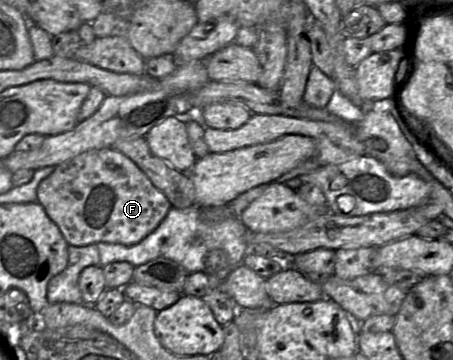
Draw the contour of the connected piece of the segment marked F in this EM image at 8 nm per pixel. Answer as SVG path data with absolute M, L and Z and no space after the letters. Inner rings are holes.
M114 147L87 151L56 166L39 184L37 201L72 246L98 242L137 244L160 225L172 208L166 195L152 184L130 158Z

